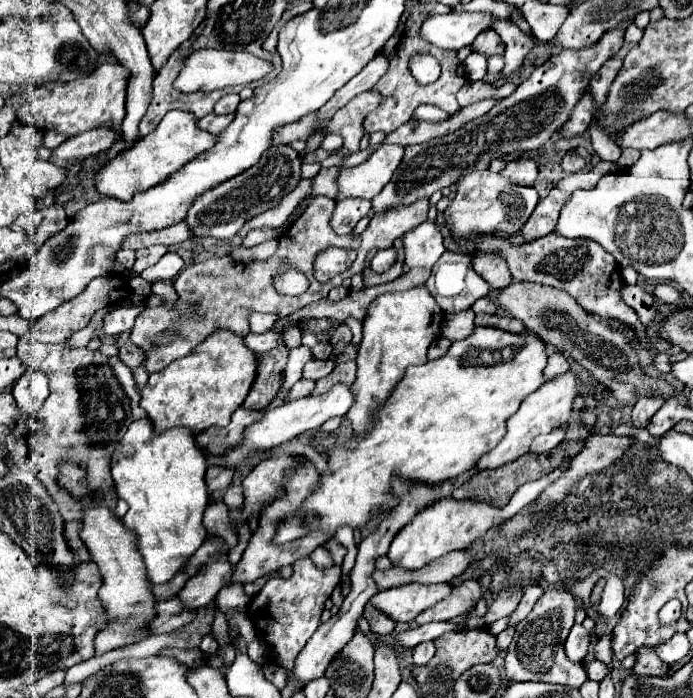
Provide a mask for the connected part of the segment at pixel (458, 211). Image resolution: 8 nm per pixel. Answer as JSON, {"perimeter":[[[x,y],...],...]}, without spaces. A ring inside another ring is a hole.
{"perimeter":[[[488,168],[464,174],[456,182],[456,186],[458,186],[456,196],[444,212],[448,222],[456,222],[456,236],[472,232],[512,236],[526,224],[536,204],[540,202],[540,196],[534,186],[516,186],[510,180],[502,178],[502,174],[496,174]]]}

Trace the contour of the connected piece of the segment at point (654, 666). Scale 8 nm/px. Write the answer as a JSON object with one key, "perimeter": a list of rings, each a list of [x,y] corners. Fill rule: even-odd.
{"perimeter":[[[644,646],[644,648],[640,648],[636,654],[638,654],[638,662],[636,662],[636,666],[632,668],[634,674],[638,674],[638,676],[660,676],[660,678],[668,678],[668,676],[672,674],[672,672],[670,672],[670,666],[664,664],[664,662],[656,656],[654,648]]]}

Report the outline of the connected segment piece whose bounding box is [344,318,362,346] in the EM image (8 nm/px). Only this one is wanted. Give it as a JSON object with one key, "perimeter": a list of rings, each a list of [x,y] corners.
{"perimeter":[[[348,318],[344,321],[344,324],[346,324],[353,333],[352,344],[354,344],[354,346],[359,346],[362,339],[361,321],[355,318]]]}

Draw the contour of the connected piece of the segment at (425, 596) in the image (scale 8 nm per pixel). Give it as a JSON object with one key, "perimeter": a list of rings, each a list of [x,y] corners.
{"perimeter":[[[406,584],[376,592],[370,606],[384,612],[394,622],[412,622],[422,610],[450,594],[450,584]]]}

